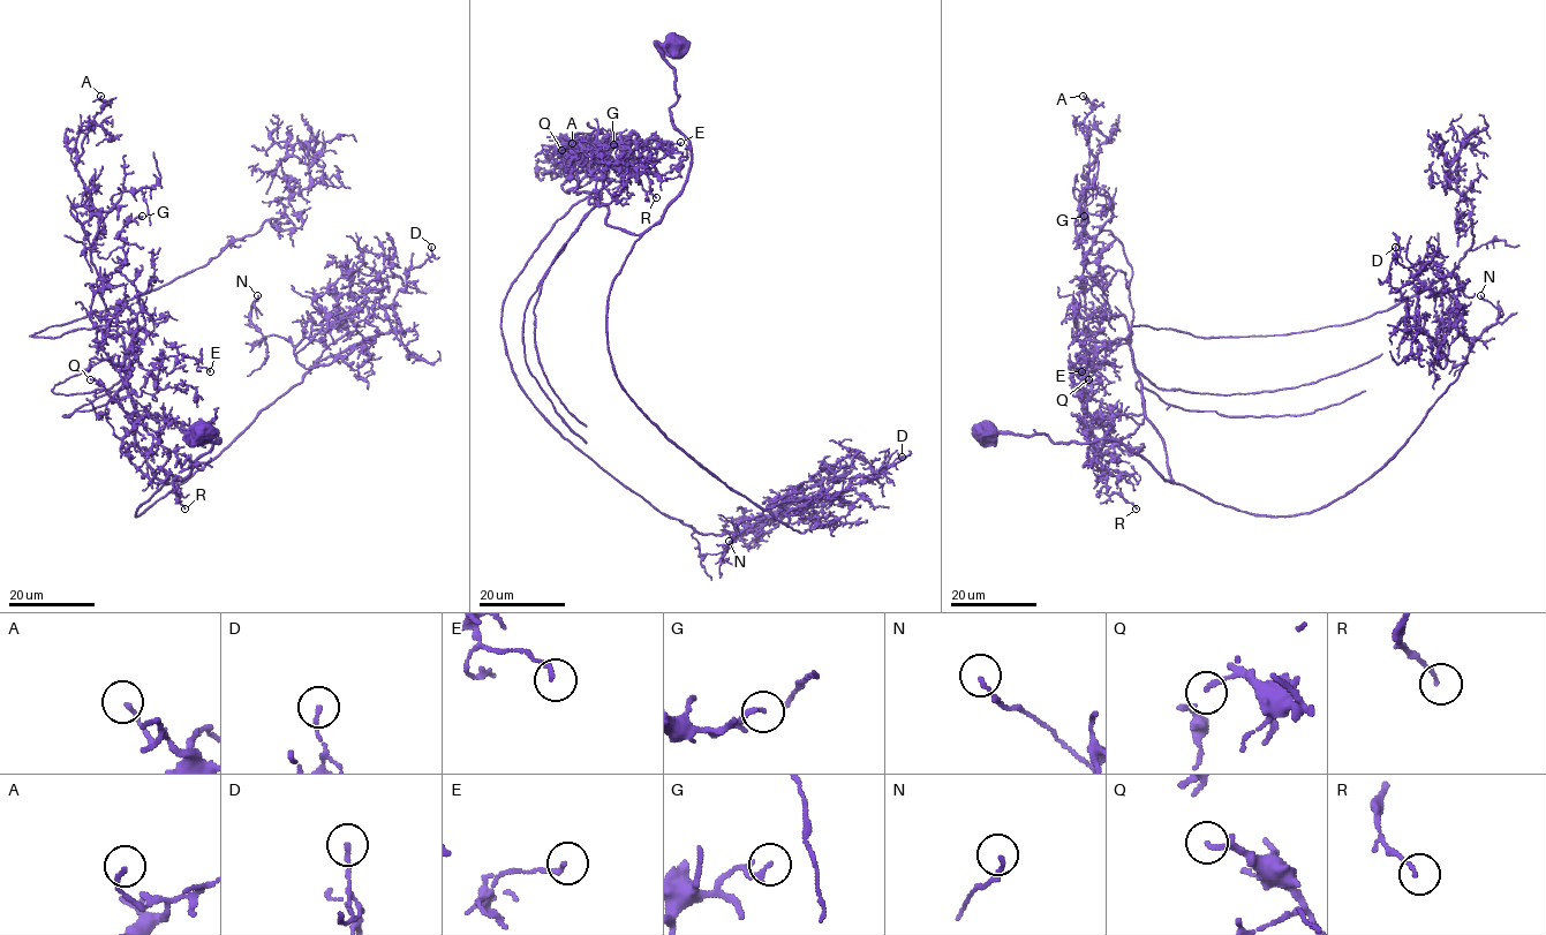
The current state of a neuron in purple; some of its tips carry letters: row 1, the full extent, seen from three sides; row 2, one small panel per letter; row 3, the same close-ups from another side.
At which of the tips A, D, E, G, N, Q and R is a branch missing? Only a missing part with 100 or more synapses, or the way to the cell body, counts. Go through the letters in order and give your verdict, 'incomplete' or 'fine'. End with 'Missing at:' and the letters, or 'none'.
A: fine
D: fine
E: fine
G: fine
N: fine
Q: fine
R: fine
Missing at: none

